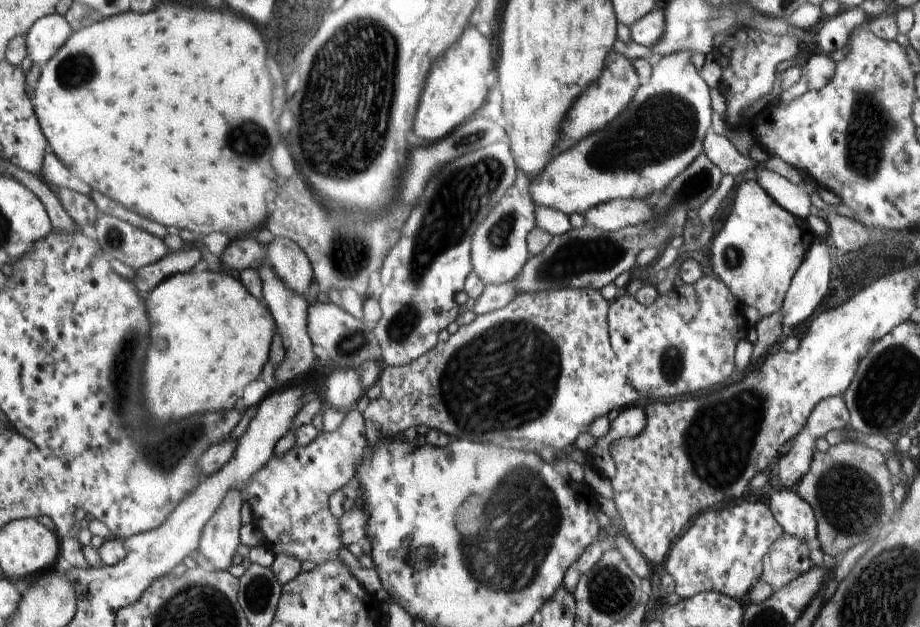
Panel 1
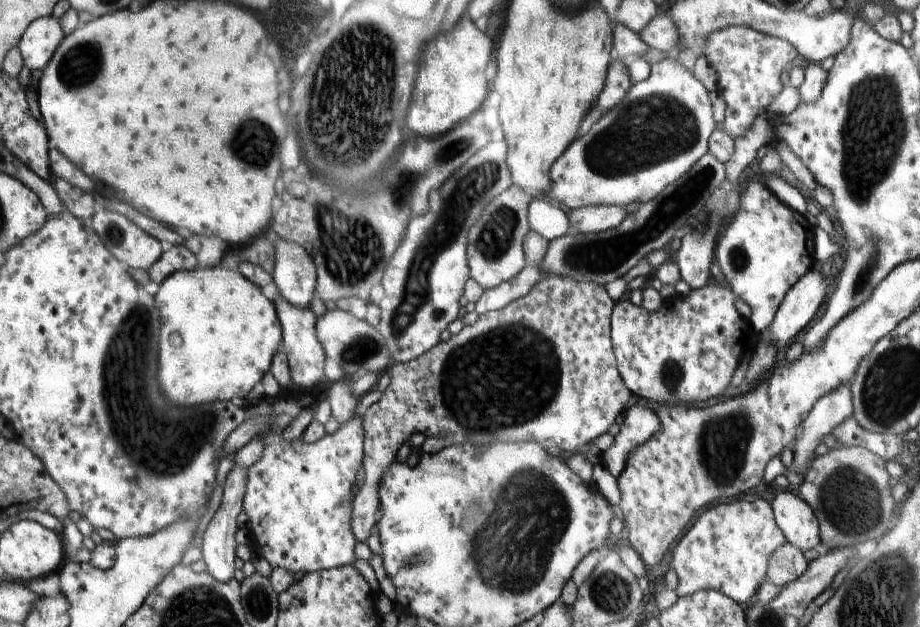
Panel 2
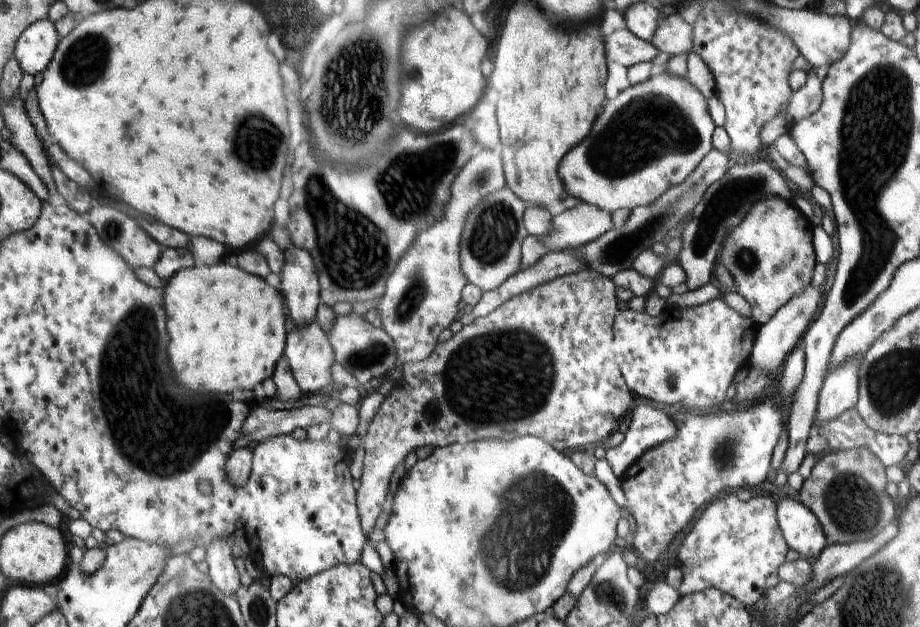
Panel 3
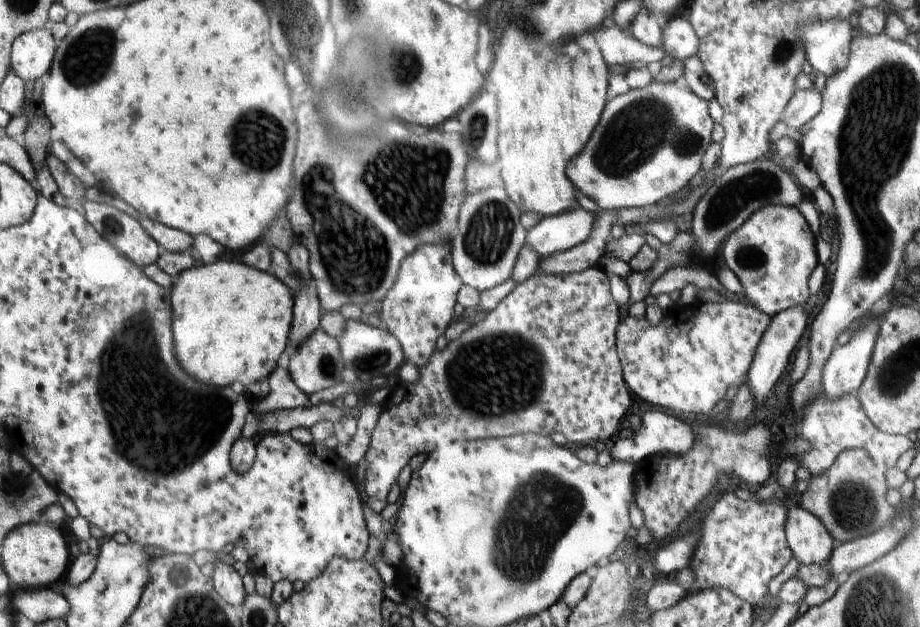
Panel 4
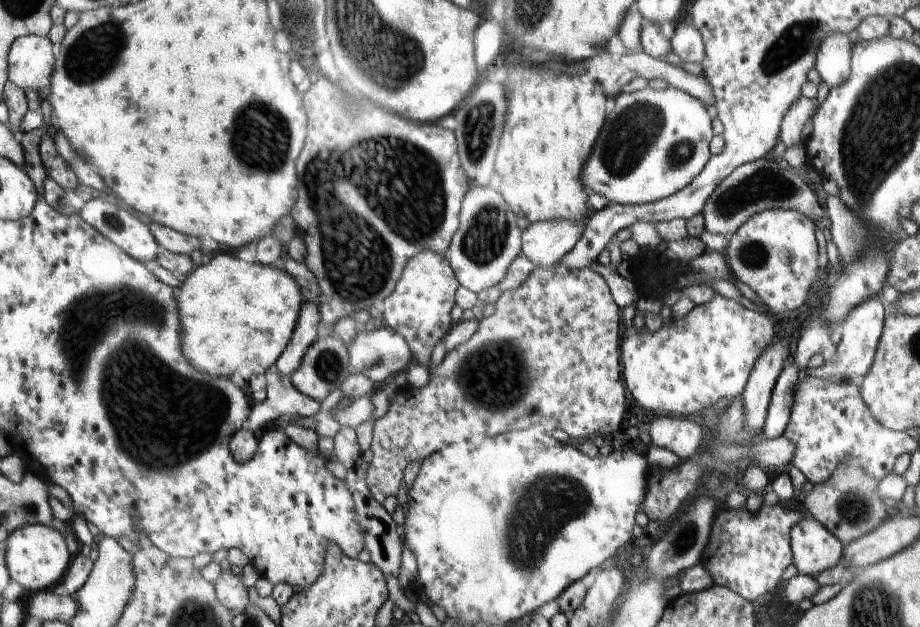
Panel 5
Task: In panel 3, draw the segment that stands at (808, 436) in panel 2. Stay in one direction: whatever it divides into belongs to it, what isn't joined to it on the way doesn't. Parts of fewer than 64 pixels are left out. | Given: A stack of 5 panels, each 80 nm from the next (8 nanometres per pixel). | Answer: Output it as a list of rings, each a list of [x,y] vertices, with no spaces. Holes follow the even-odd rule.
[[[861,359],[852,363],[843,363],[835,367],[823,380],[817,402],[815,422],[811,435],[819,432],[819,425],[834,420],[841,413],[850,410],[857,403],[858,369]]]

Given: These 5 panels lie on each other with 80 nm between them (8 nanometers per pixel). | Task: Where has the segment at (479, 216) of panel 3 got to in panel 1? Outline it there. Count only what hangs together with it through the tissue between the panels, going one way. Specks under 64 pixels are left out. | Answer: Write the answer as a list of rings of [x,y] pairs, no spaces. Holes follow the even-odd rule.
[[[518,170],[516,182],[504,192],[500,202],[478,224],[472,236],[470,246],[472,268],[484,286],[513,281],[522,272],[524,264],[528,262],[527,238],[536,227],[535,205],[530,196],[530,184],[530,178],[522,170]]]

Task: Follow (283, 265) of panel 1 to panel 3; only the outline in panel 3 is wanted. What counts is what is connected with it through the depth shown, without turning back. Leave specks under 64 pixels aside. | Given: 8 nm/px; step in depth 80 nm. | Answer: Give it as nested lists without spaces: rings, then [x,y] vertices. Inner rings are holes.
[[[292,245],[285,251],[285,264],[279,274],[279,292],[285,300],[289,322],[309,323],[315,320],[320,304],[319,278],[309,252]]]

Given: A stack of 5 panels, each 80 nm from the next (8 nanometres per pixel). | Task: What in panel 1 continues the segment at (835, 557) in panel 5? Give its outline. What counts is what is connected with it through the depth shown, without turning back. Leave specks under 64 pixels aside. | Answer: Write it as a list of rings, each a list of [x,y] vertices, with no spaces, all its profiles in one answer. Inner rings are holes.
[[[794,490],[774,492],[769,508],[784,533],[802,540],[804,544],[815,545],[817,523],[814,512]]]

